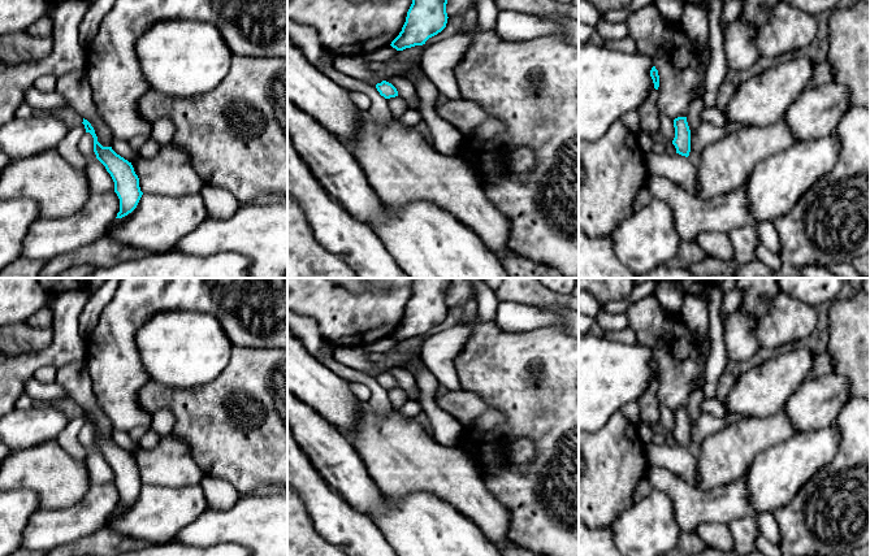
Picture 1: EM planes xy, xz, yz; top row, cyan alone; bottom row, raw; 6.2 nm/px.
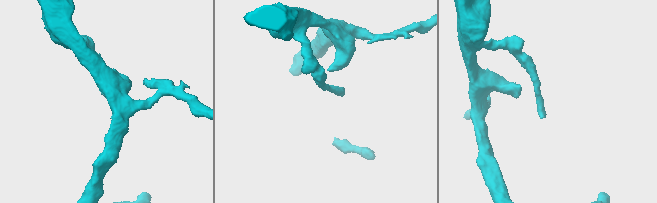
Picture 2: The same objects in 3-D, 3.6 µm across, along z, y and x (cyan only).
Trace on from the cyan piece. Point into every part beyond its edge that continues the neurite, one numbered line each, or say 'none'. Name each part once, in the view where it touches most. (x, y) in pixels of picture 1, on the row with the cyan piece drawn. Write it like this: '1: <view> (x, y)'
none

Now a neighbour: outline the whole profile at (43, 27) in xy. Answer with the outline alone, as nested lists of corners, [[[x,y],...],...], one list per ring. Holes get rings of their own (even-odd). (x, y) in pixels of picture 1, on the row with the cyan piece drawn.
[[[44,16],[30,25],[26,30],[27,34],[38,38],[52,38],[53,23],[48,16]]]

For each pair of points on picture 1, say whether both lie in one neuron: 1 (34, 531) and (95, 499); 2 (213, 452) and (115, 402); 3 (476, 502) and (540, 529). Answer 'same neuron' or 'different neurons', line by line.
1: same neuron
2: different neurons
3: different neurons

